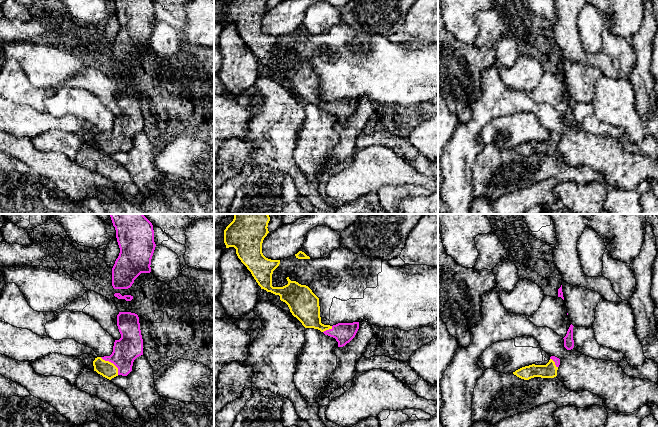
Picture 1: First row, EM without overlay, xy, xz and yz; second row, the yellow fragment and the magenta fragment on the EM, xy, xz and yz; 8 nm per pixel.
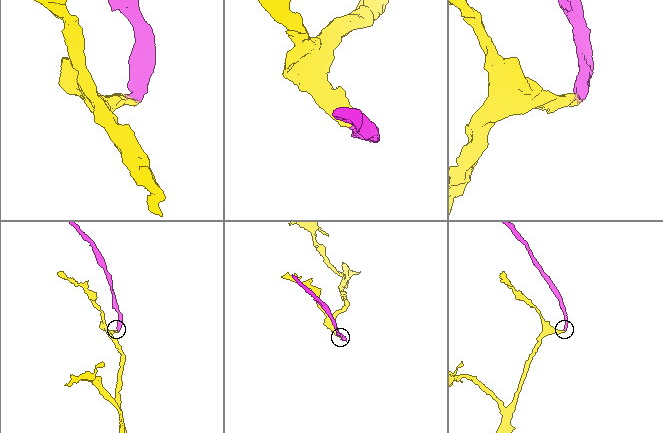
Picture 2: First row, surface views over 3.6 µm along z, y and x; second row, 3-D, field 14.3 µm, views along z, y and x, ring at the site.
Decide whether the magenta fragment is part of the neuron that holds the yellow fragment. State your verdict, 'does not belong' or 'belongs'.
belongs

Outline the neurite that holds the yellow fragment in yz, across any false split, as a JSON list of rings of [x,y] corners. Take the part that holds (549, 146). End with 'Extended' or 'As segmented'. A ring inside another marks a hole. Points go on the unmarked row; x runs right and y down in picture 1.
[[[551,132],[546,141],[532,140],[516,146],[513,150],[524,156],[529,156],[534,153],[554,154],[557,152],[559,141],[560,135],[555,132]]]. Extended

